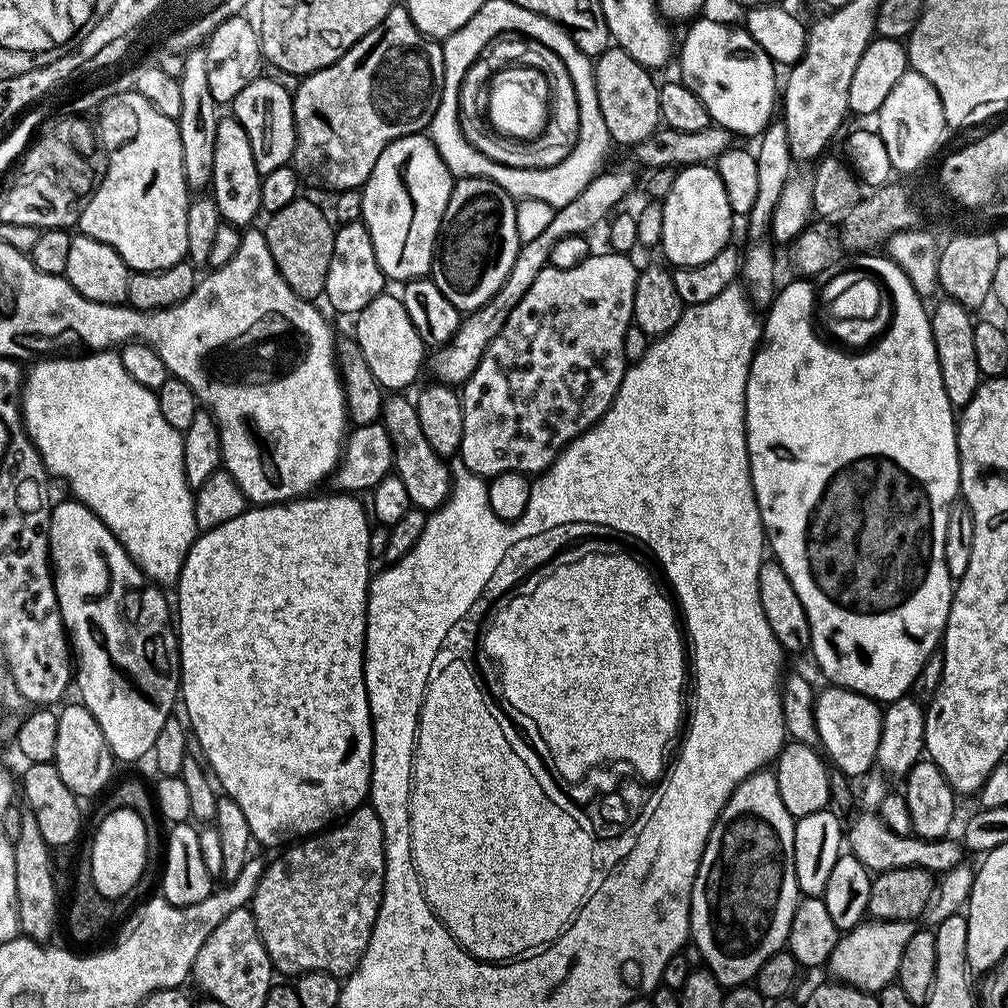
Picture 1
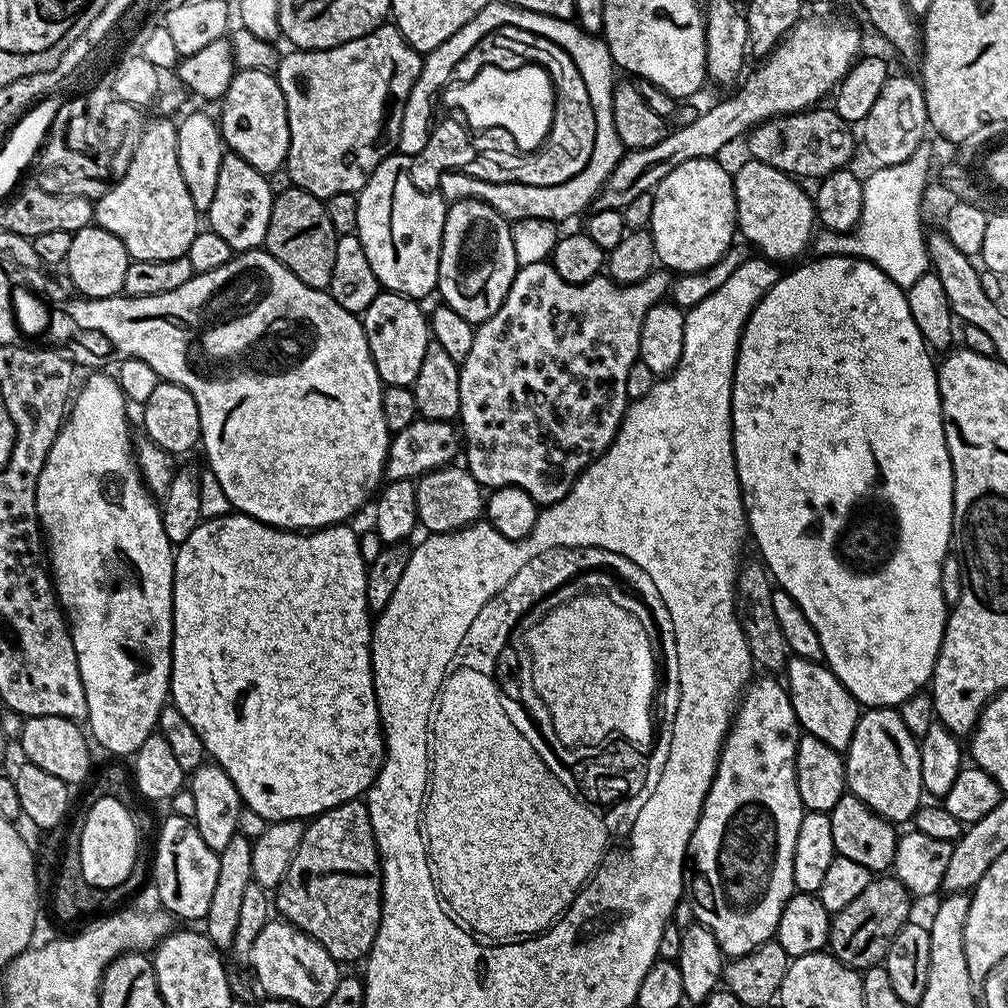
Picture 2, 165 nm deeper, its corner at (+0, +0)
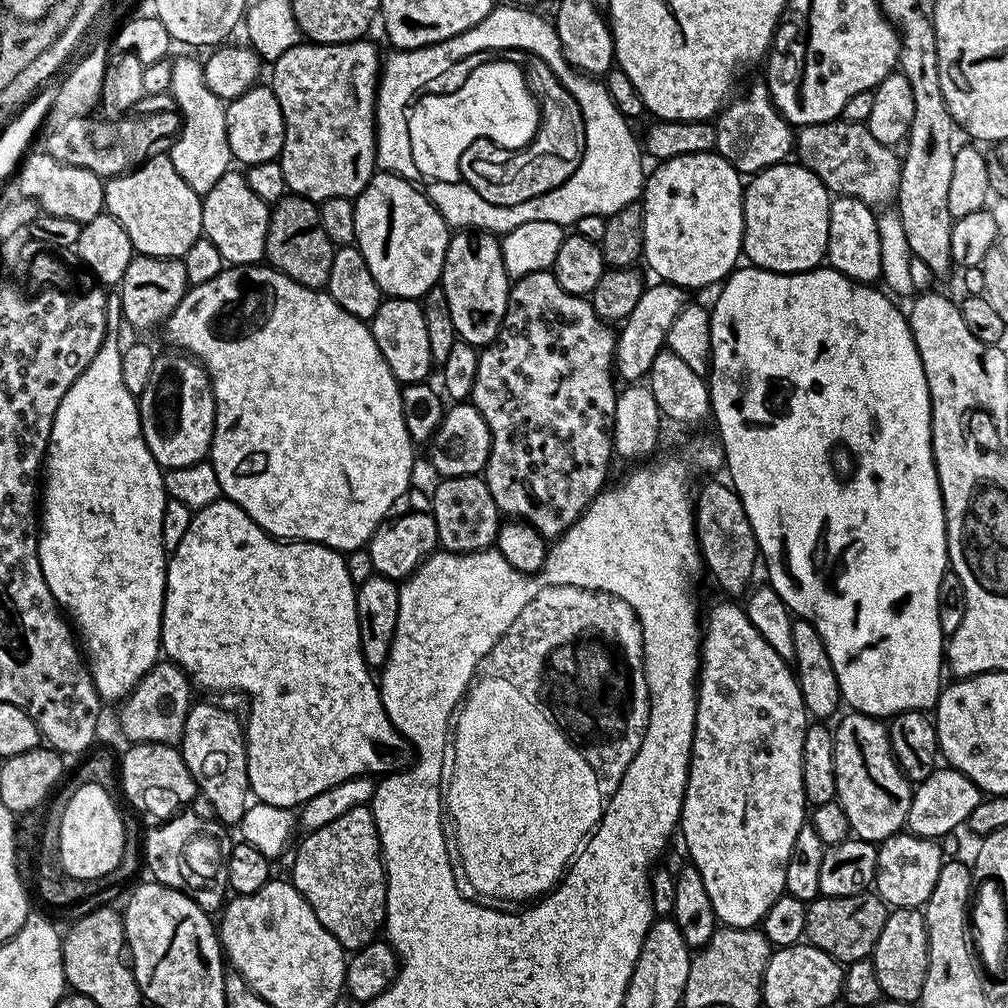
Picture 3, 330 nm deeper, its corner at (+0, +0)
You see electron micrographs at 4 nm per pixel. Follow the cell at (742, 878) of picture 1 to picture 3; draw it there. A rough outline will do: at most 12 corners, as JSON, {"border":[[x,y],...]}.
{"border":[[736,602],[702,624],[680,811],[721,925],[786,892],[796,673]]}

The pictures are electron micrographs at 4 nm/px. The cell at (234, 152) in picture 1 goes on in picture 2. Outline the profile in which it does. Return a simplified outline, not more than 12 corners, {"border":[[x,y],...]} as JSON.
{"border":[[224,154],[207,227],[233,253],[270,226],[265,173]]}

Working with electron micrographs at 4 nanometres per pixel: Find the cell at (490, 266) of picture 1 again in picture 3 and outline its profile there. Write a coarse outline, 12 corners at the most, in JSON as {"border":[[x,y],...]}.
{"border":[[487,230],[448,241],[439,287],[457,337],[500,335],[510,287]]}

